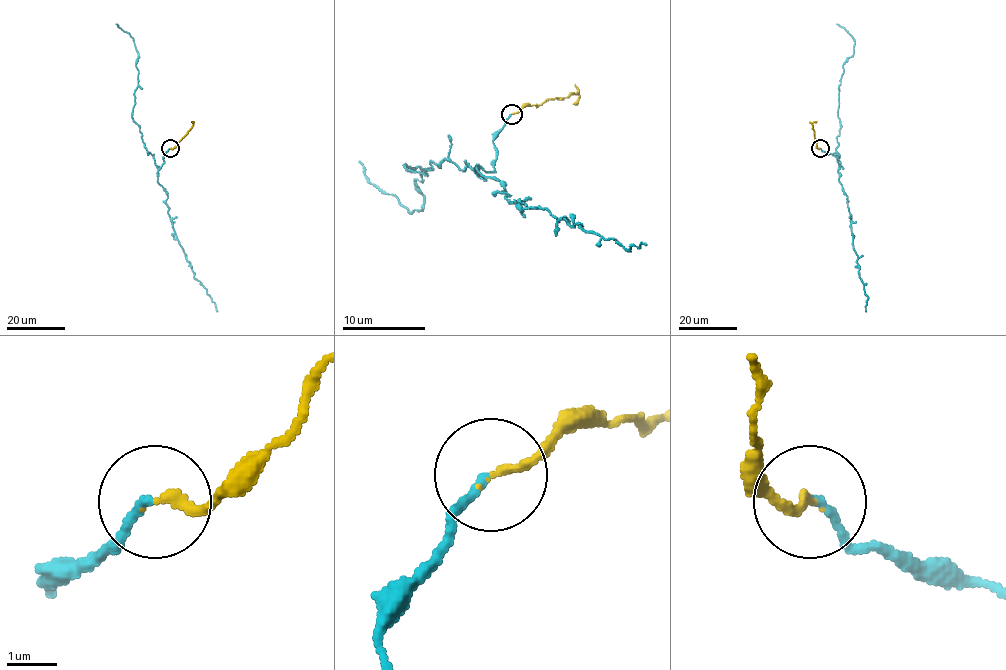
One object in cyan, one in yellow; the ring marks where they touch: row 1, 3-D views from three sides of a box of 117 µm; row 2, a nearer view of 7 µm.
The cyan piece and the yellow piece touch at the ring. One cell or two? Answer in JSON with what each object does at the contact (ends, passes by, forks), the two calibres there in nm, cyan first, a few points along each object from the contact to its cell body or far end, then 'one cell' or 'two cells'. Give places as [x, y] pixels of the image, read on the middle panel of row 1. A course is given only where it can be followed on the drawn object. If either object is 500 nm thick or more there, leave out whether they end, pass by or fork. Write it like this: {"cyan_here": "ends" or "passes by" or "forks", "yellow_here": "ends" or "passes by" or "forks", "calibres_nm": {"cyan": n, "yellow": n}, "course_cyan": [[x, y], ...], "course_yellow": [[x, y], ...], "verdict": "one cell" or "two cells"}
{"cyan_here": "ends", "yellow_here": "ends", "calibres_nm": {"cyan": 160, "yellow": 170}, "course_cyan": [[512, 113], [493, 140], [495, 170], [404, 165], [422, 174], [422, 207], [410, 213], [358, 161]], "course_yellow": [[512, 113], [518, 113], [526, 105], [541, 105], [549, 99], [564, 99], [576, 93], [578, 101], [574, 105]], "verdict": "one cell"}

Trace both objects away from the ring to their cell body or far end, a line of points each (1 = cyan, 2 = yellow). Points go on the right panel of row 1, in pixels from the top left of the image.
1: (819, 148), (839, 161), (839, 169), (839, 86), (843, 63), (852, 54), (855, 40), (836, 23)
2: (819, 148), (812, 123), (816, 121)

